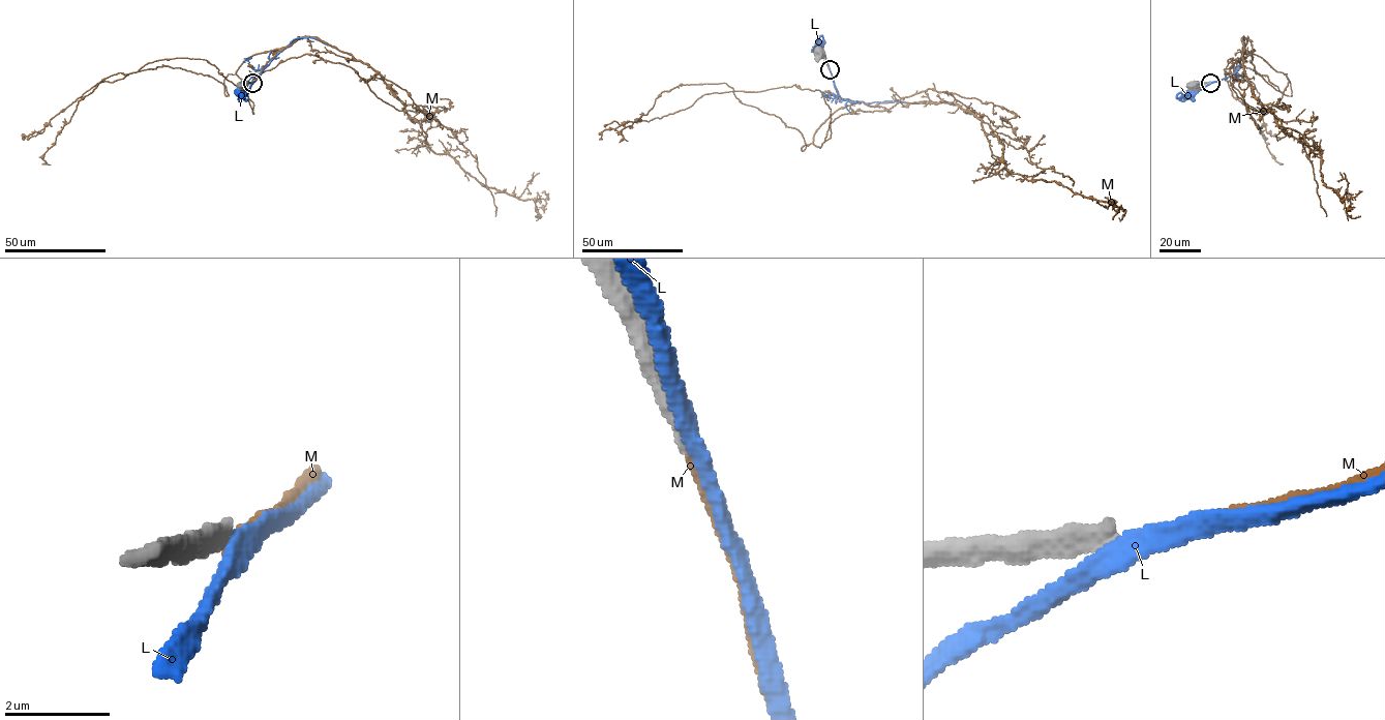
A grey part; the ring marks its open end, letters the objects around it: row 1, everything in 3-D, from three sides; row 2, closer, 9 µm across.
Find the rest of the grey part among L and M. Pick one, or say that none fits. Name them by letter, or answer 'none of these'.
none of these

